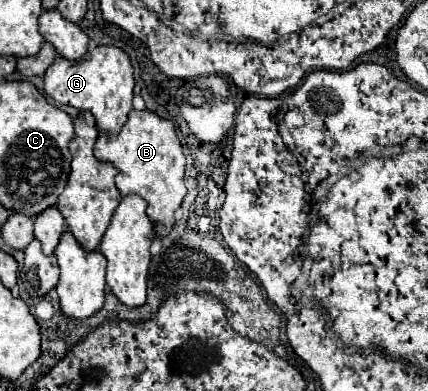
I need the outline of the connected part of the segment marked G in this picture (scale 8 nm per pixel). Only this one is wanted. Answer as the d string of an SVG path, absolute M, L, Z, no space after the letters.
M96 47L76 63L56 57L44 73L44 93L50 99L72 105L78 111L90 111L96 119L96 129L108 135L116 135L126 123L126 117L132 111L132 89L132 65L128 55L118 47Z

